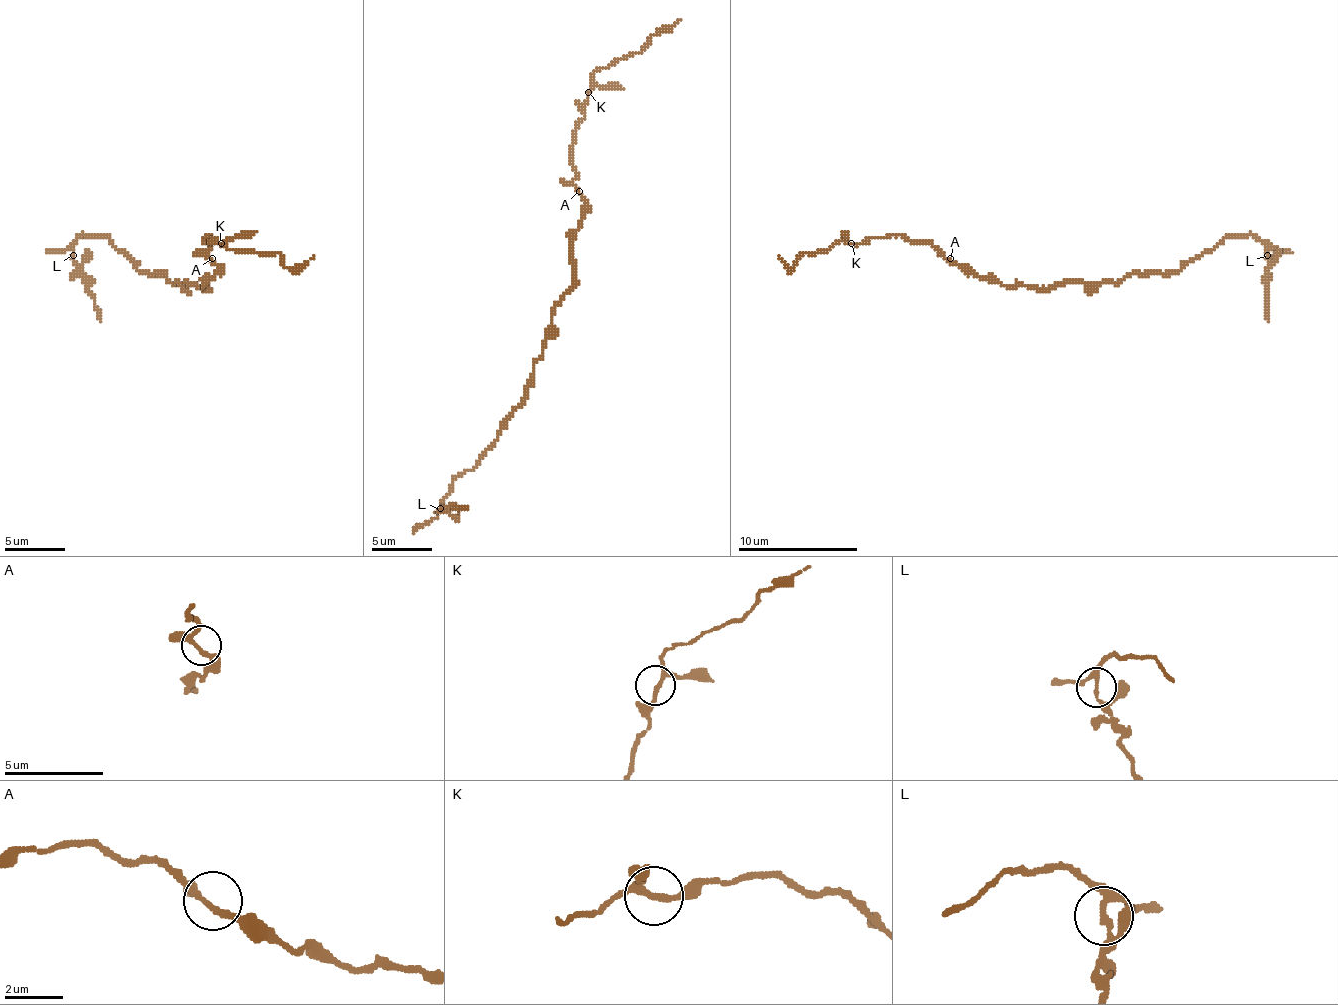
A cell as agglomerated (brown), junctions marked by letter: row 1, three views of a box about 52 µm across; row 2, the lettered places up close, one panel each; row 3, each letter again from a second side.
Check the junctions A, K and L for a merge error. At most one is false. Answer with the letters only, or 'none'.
L

